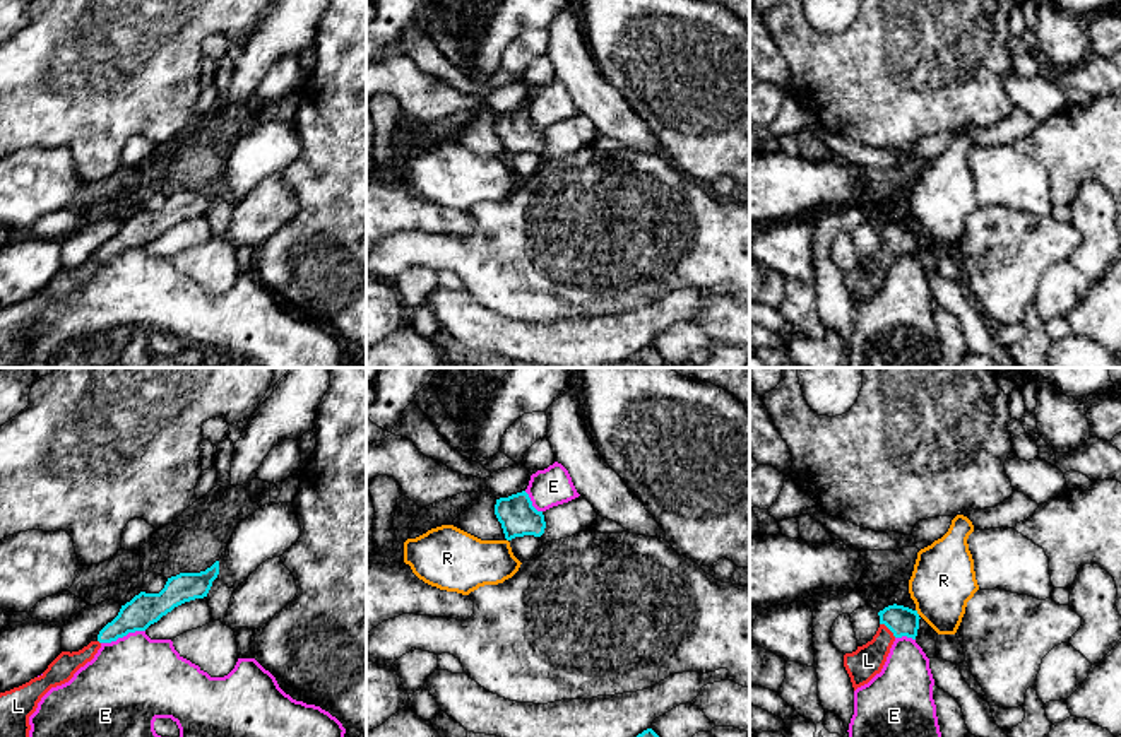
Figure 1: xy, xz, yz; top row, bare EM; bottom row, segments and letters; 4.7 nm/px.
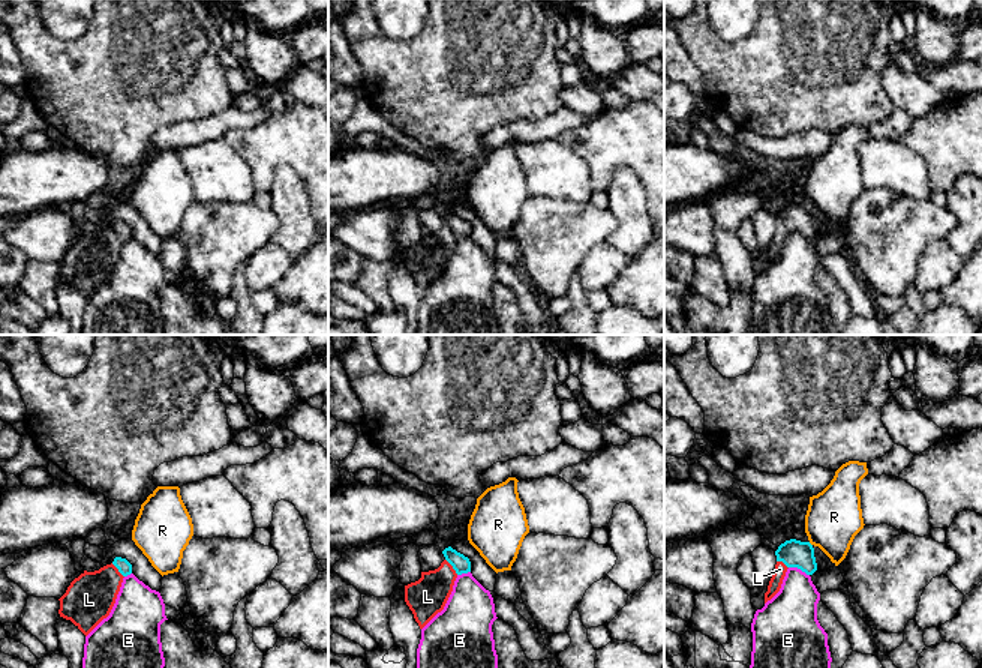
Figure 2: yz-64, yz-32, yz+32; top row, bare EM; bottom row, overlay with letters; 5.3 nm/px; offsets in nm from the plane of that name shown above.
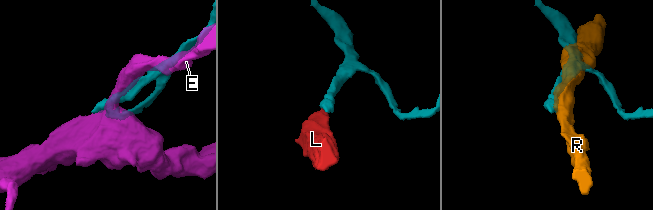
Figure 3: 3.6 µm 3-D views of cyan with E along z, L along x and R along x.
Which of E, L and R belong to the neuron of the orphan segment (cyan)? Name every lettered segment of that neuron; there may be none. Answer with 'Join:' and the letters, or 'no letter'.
Join: L

